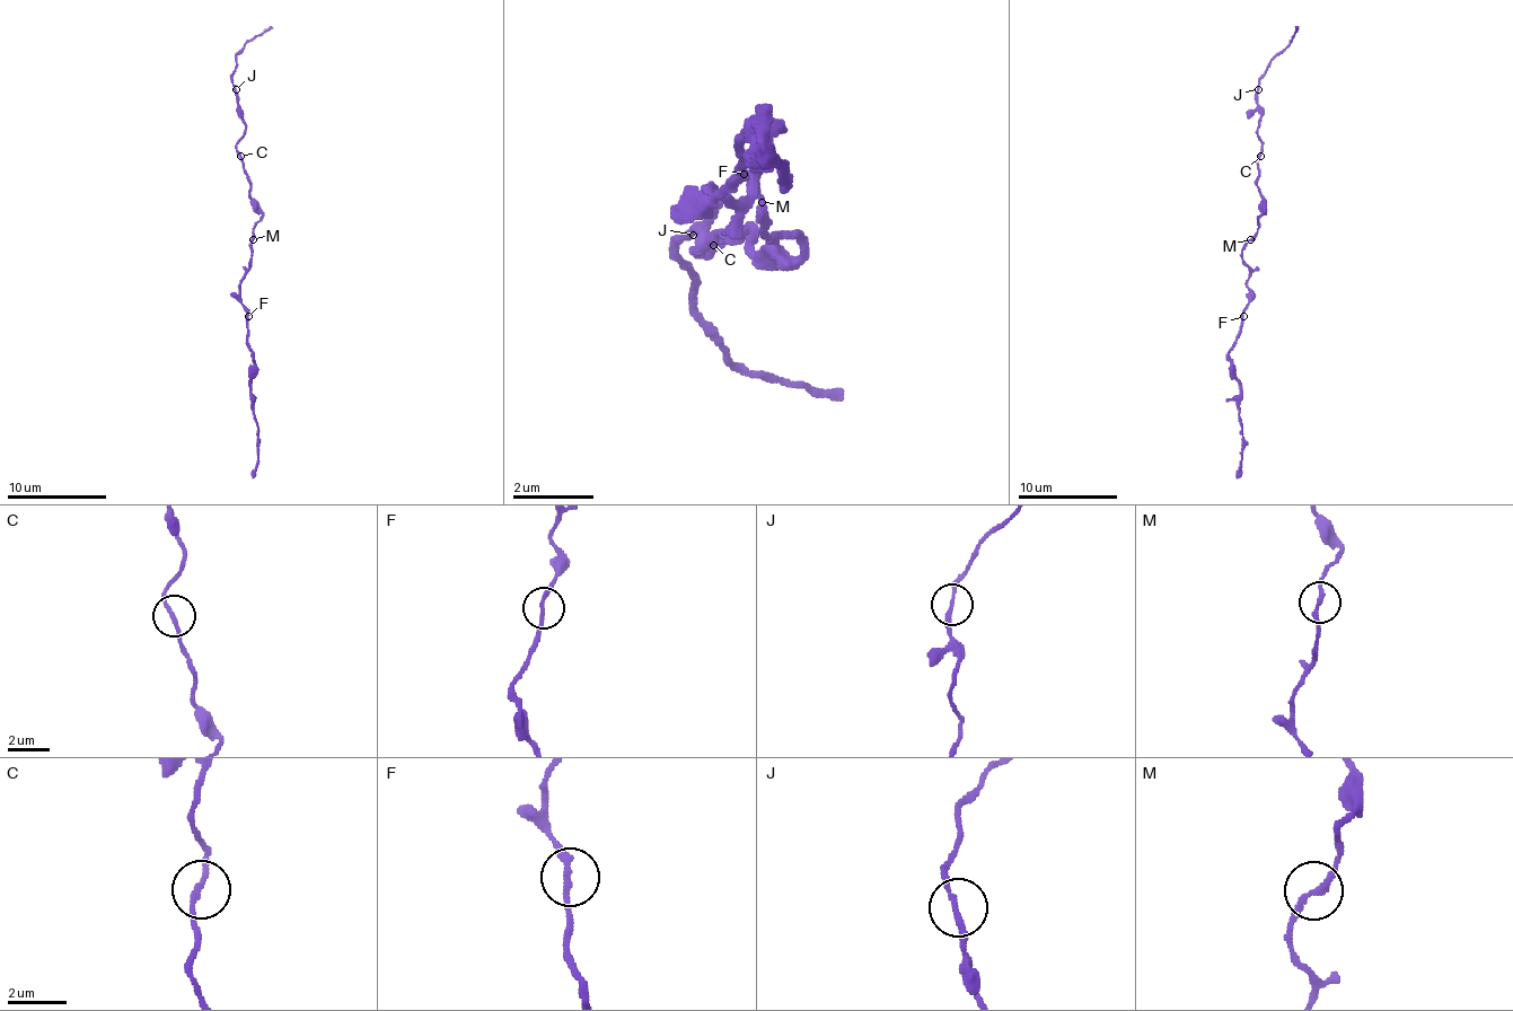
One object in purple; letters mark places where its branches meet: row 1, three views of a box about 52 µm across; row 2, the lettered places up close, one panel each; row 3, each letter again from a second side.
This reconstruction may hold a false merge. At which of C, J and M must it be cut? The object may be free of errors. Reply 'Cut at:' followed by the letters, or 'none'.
Cut at: none

